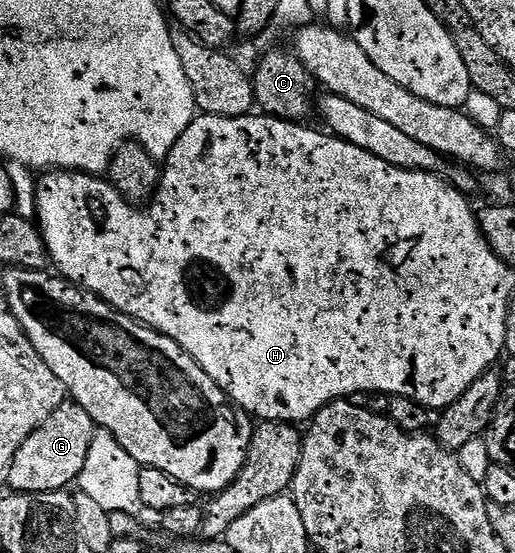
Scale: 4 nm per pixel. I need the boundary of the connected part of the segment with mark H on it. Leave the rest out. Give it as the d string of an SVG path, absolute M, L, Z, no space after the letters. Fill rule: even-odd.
M198 114L194 116L191 126L187 126L187 130L183 130L179 142L175 142L175 146L165 157L161 168L161 181L158 182L157 191L153 193L153 199L148 201L147 206L138 206L126 200L119 194L119 190L113 188L108 179L102 178L100 175L68 170L46 171L42 175L45 177L40 177L37 180L35 220L49 251L52 267L66 280L71 281L79 288L85 288L91 294L95 294L100 300L110 304L117 312L127 314L132 320L146 324L148 328L154 328L159 334L174 340L220 386L242 413L253 418L258 416L256 418L258 421L298 422L297 420L302 420L302 422L308 422L316 416L320 408L326 408L333 401L346 398L355 391L386 392L389 396L406 396L419 402L424 408L444 410L450 404L454 404L467 391L471 382L475 382L475 378L490 371L498 363L496 354L489 352L489 260L491 261L491 253L489 243L483 238L481 228L477 224L477 212L465 201L468 200L466 193L452 187L449 180L440 175L432 172L403 170L399 166L391 166L387 162L383 162L383 158L375 158L375 154L367 154L367 150L359 150L359 146L349 144L345 140L338 140L336 136L326 134L324 131L321 131L322 133L316 132L313 128L305 127L309 126L292 120L278 120L276 116L268 114L250 114L239 118L219 118L218 116Z

